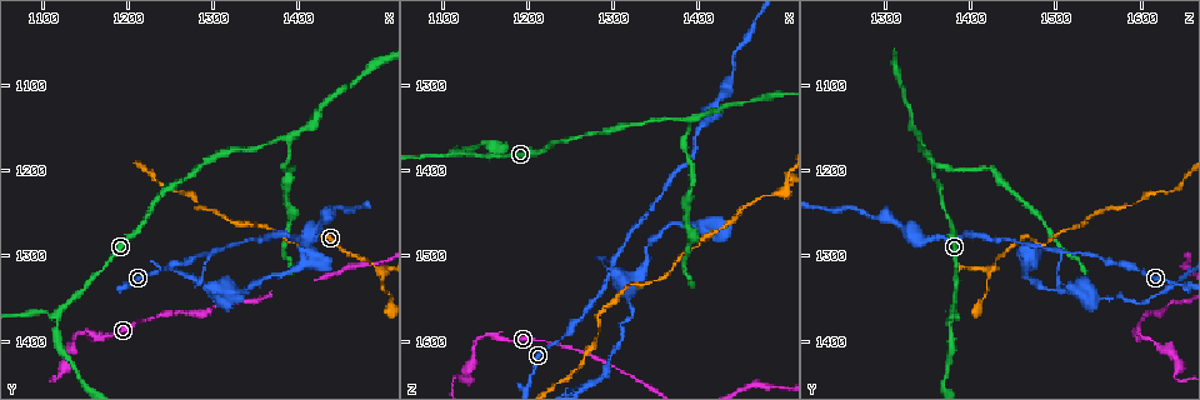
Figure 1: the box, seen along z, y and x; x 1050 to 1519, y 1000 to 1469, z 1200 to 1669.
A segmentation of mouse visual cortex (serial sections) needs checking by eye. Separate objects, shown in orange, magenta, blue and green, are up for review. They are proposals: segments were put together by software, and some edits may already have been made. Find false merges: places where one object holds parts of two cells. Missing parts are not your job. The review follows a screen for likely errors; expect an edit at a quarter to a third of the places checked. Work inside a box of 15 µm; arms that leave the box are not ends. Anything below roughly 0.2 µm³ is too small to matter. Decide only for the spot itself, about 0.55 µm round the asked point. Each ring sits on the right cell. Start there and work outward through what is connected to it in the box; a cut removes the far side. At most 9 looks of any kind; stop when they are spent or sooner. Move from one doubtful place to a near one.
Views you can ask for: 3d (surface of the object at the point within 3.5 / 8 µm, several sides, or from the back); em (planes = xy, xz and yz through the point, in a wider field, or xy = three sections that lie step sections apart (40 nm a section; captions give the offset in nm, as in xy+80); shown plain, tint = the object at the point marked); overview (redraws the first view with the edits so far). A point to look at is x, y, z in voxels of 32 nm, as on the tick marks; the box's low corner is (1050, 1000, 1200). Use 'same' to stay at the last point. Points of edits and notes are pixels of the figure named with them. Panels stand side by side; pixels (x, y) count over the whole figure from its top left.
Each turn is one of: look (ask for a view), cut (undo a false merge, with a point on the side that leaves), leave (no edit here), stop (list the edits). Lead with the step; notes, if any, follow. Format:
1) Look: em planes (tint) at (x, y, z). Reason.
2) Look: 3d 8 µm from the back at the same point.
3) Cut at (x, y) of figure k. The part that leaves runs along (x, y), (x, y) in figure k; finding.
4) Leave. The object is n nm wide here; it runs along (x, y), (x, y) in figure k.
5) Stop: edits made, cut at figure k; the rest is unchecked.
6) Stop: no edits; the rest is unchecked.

Look: 3d 3.5 µm from the back at (1295, 1295, 1505). Three arms meet.

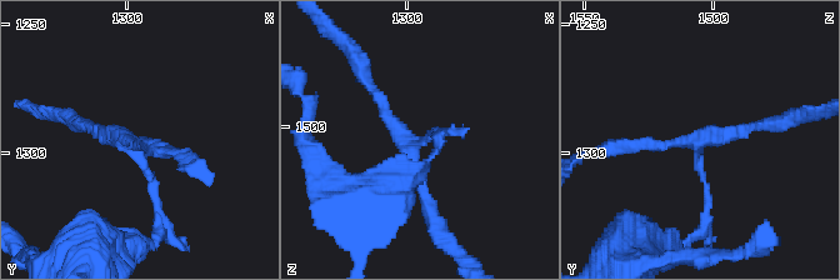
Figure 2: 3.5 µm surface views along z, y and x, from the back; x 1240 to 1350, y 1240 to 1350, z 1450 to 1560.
Look: em xy step 3 (tint) at (1299, 1296, 1508). 3 arms meet here; the arms are 100, 200, 200 nm wide; now the EM.

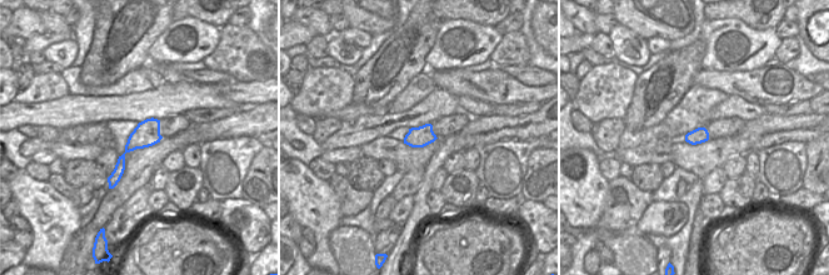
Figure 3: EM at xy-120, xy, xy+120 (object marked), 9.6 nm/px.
Leave. It runs along (156, 123), (123, 155), (113, 183) in figure 3; one cell here.

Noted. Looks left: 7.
Look: 3d 8 µm at (1495, 1315, 1420).

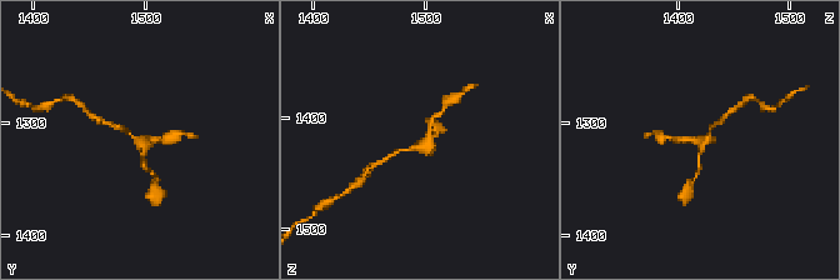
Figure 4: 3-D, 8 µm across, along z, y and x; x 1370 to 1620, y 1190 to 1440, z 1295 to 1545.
Look: em planes (tint) at (1494, 1318, 1424). 3 arms meet here; the arms are 100, 150, 200 nm wide.

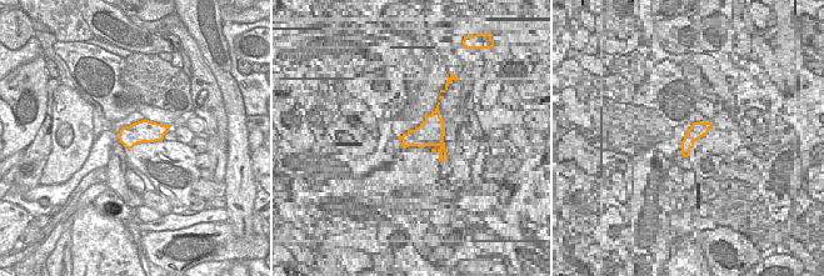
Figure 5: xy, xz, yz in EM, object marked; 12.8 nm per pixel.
Leave. It runs along (113, 124), (141, 143), (144, 168), (153, 174) in figure 4; all the same cell.

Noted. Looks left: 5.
Look: 3d 3.5 µm at (1385, 1160, 1340). Side arm on a straight run.

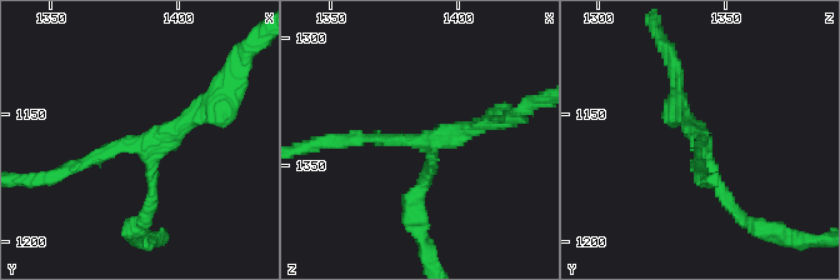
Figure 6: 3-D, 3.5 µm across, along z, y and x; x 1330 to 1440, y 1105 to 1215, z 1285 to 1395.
Look: em xy step 1 (tint) at (1387, 1164, 1340).

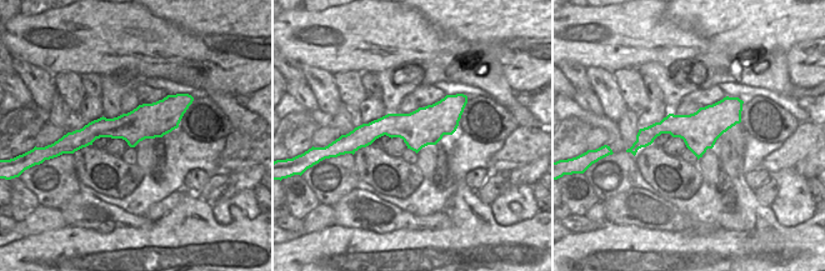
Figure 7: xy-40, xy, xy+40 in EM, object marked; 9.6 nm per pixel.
Leave. The arms are 150, 150, 200 nm wide; it runs along (68, 170), (140, 146), (151, 158), (144, 220) in figure 6; continuous, no second cell.

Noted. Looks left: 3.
Look: 3d 3.5 µm from the back at (1115, 1365, 1380). Thin neck.

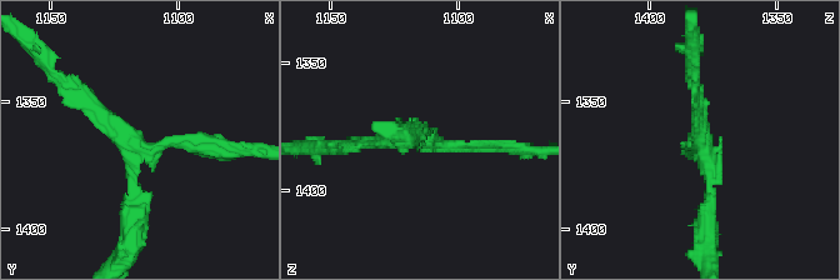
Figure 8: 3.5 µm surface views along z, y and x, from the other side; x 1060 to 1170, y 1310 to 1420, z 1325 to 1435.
Leave. 3 arms meet here; the arms are 150, 150, 150 nm wide; it runs along (74, 86), (131, 144), (131, 233) in figure 8; one cell here.

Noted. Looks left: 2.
Stop: no edits; the rest is unchecked.

